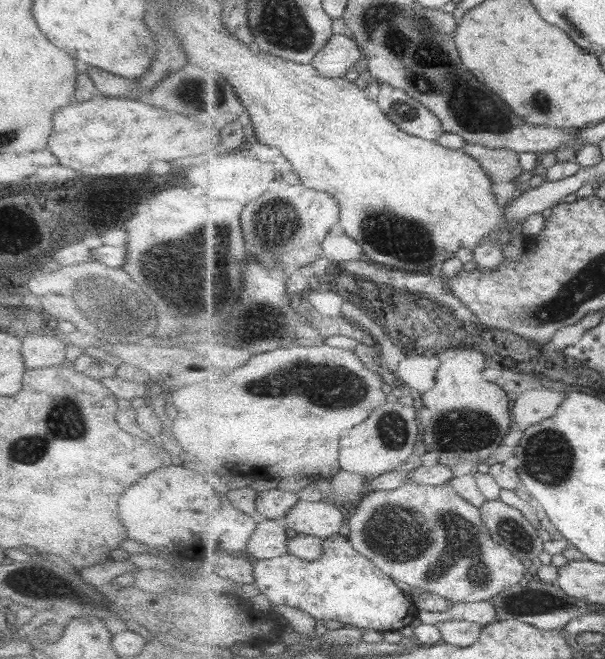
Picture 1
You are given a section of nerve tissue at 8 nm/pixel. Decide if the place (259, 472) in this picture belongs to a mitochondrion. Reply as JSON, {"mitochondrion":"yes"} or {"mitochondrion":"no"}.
{"mitochondrion":"no"}

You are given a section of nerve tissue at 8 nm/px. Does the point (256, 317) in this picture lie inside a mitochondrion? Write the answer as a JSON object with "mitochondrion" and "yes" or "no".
{"mitochondrion":"yes"}

